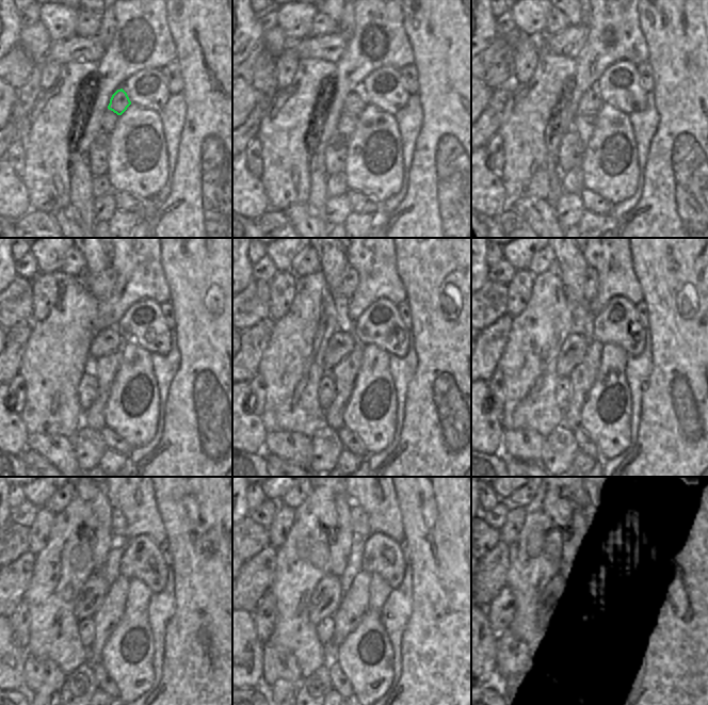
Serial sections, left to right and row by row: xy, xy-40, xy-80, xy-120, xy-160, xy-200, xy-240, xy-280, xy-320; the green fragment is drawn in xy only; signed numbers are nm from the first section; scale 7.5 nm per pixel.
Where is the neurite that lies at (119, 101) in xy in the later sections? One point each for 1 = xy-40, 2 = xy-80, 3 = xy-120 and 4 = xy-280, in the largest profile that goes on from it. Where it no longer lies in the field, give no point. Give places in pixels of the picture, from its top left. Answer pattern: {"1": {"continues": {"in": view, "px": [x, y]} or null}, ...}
{"1": {"continues": {"in": "xy-40", "px": [354, 103]}}, "2": {"continues": {"in": "xy-80", "px": [590, 103]}}, "3": {"continues": {"in": "xy-120", "px": [108, 340]}}, "4": {"continues": {"in": "xy-280", "px": [327, 595]}}}

